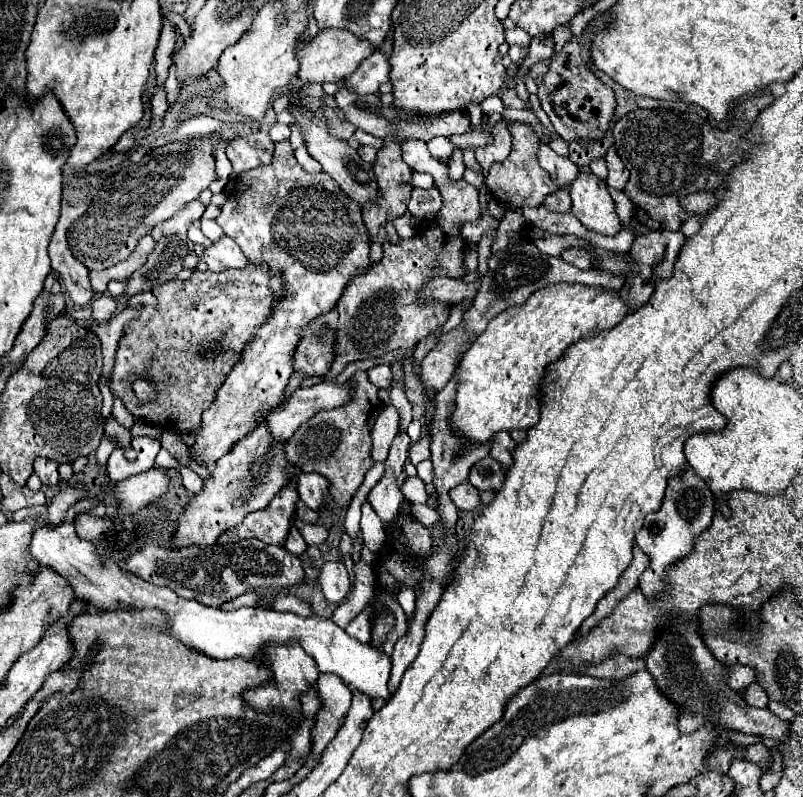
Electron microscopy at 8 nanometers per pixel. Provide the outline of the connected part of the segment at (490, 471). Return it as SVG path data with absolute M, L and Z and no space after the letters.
M486 456L486 458L478 460L472 466L468 482L474 488L478 488L480 492L484 492L484 490L500 490L502 484L504 484L504 470L492 456Z

